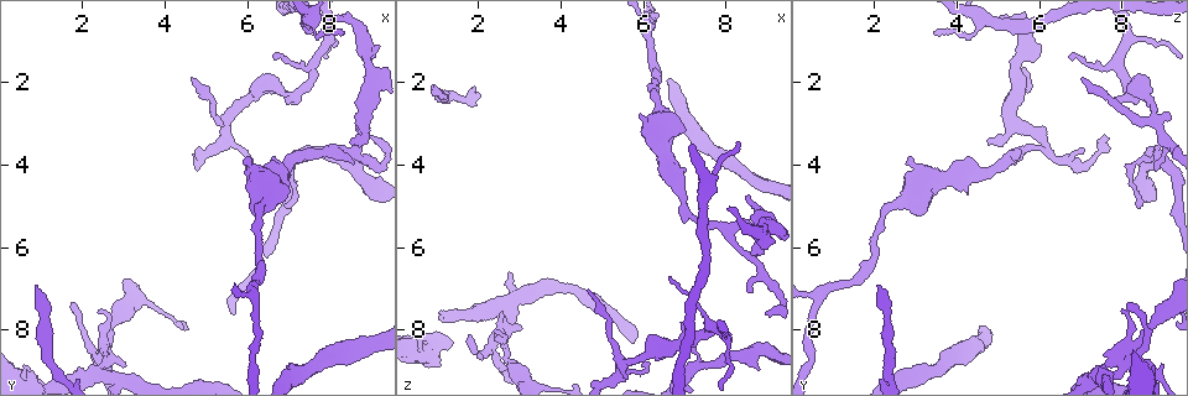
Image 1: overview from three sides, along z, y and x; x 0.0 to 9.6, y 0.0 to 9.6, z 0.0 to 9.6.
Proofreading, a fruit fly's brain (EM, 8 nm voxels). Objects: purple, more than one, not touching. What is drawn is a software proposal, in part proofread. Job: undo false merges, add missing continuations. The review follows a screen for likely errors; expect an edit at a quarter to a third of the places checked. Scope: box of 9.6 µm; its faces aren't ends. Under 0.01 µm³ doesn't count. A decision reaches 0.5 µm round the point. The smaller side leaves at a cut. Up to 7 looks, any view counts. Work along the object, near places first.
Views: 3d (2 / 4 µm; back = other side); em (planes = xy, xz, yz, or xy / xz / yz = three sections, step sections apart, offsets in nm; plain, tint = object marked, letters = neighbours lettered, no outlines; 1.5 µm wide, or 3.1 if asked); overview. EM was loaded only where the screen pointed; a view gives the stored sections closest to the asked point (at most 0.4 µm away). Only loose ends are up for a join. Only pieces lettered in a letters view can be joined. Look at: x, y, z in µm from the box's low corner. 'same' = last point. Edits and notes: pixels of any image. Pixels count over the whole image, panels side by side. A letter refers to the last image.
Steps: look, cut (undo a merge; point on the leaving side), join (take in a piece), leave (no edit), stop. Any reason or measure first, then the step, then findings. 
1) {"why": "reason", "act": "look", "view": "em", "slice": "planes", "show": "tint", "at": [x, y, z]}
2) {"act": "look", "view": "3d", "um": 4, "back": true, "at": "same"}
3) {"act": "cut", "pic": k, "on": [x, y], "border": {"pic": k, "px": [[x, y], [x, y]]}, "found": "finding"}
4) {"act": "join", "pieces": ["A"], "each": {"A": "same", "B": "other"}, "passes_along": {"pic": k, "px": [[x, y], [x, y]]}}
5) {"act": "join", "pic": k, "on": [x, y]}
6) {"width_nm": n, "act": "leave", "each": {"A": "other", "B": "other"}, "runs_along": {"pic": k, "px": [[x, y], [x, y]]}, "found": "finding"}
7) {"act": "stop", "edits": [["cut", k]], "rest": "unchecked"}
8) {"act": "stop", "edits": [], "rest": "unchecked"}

{"why": "sharp bend", "act": "look", "view": "3d", "um": 2, "at": [7.60, 1.55, 7.85]}

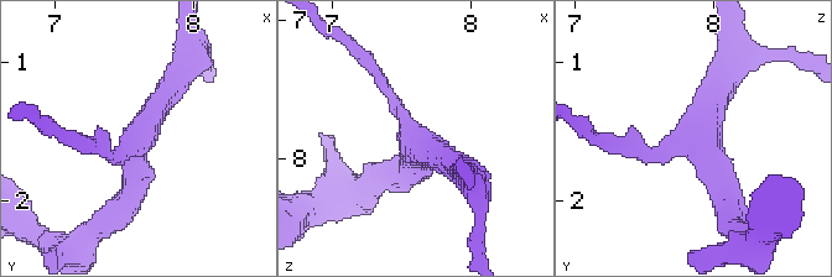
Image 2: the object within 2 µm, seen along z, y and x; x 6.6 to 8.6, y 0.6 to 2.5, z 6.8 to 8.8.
{"act": "look", "view": "em", "slice": "planes", "show": "letters", "at": [7.54, 1.60, 7.82]}

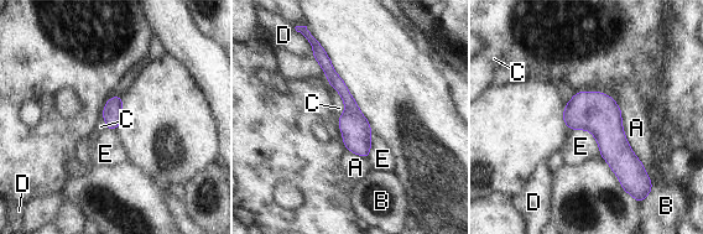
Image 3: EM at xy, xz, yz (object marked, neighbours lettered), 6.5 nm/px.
{"act": "leave", "each": {"A": "other", "B": "other", "C": "other", "D": "other", "E": "other"}, "border": {"pic": 3, "px": [[331, 84], [344, 105], [339, 116]]}, "found": "one neuron here"}

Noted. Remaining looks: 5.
{"act": "look", "view": "3d", "um": 4, "at": [7.40, 3.80, 8.80]}

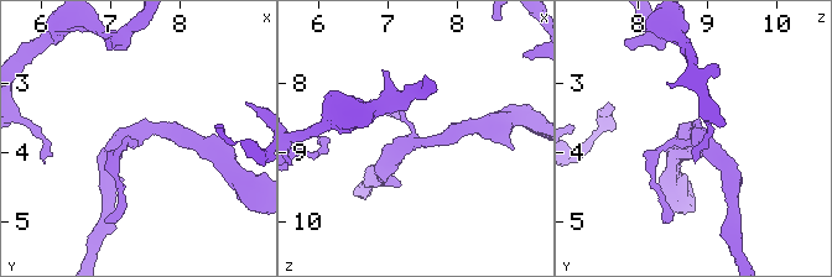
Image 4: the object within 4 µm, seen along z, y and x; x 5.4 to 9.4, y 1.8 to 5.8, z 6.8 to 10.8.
{"act": "look", "view": "em", "slice": "planes", "show": "tint", "at": [7.40, 3.80, 8.80]}

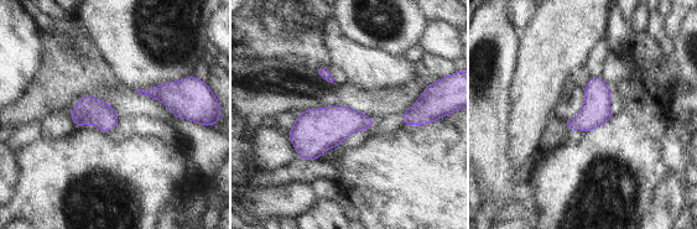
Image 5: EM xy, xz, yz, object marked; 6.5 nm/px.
{"why": "what lies round it", "act": "look", "view": "em", "slice": "planes", "show": "letters", "at": "same"}

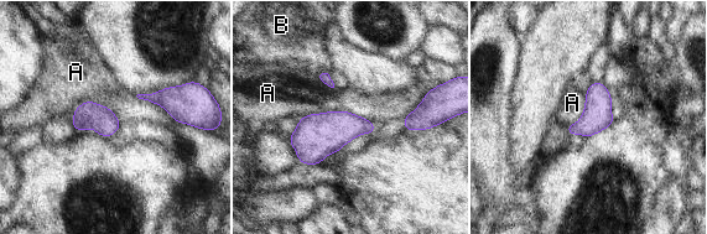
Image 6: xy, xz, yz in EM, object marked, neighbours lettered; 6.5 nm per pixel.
{"width_nm": 180, "act": "leave", "each": {"A": "other", "B": "other"}, "border": {"pic": 6, "px": [[299, 119], [351, 112], [372, 123]]}, "found": "one neuron here"}

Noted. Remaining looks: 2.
{"act": "stop", "edits": [], "rest": "unchecked"}

